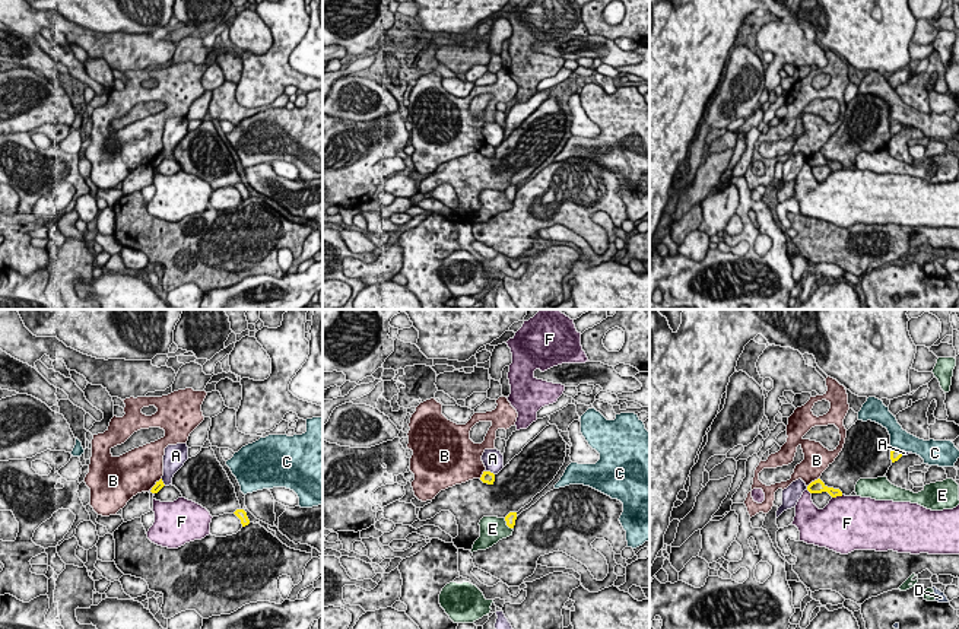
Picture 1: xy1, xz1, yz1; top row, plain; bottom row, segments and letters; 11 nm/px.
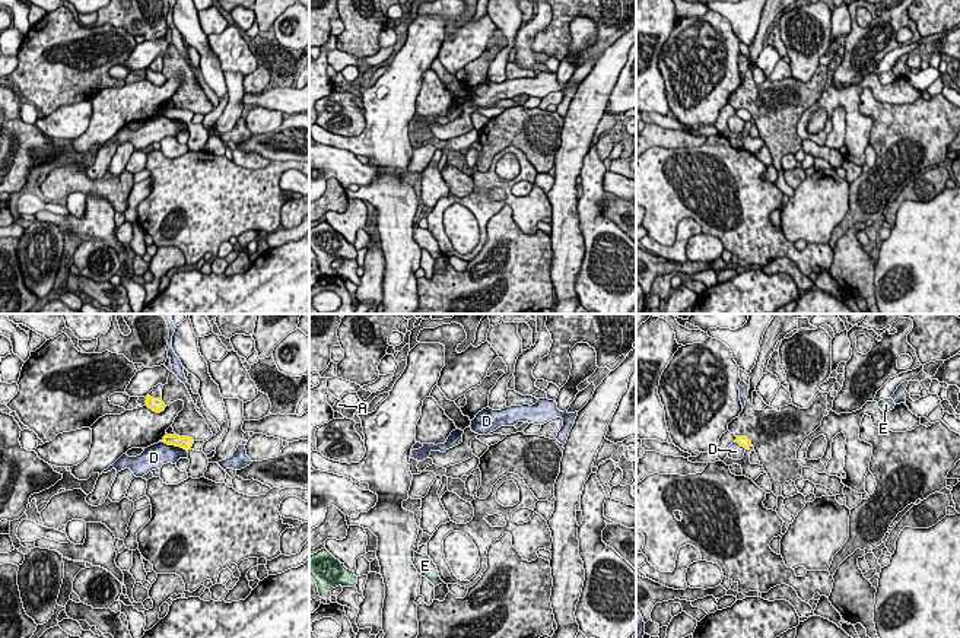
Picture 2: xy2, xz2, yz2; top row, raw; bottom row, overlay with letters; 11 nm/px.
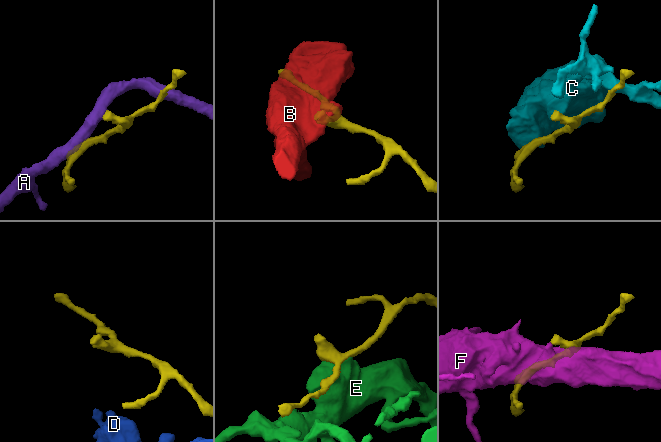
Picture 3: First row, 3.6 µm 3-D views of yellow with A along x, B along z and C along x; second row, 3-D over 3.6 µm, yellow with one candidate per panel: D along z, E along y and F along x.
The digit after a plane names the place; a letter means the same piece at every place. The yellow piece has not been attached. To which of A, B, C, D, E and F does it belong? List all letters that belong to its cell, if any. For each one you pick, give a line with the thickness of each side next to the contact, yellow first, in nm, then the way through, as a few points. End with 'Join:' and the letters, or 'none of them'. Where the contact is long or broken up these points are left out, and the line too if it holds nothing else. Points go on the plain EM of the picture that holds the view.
Join: none of them

